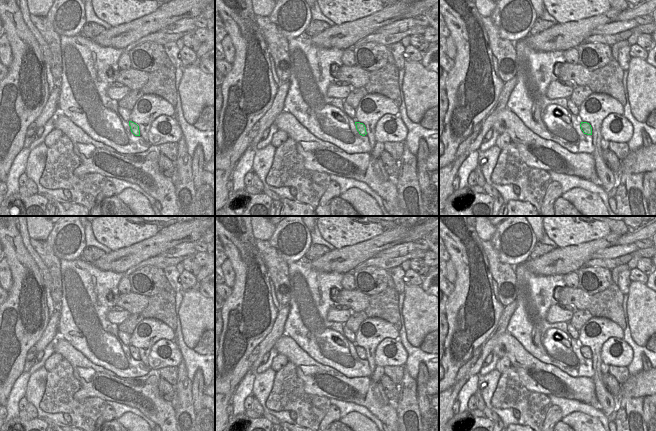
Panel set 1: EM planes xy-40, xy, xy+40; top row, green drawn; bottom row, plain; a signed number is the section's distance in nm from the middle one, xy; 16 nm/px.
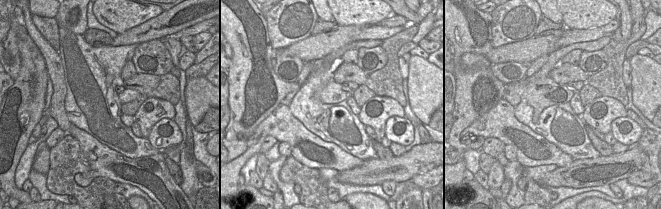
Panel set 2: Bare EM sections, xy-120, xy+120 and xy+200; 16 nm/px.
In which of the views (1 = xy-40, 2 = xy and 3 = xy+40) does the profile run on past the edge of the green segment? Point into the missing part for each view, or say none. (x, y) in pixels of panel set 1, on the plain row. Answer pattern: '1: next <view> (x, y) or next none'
1: next none
2: next none
3: next none

